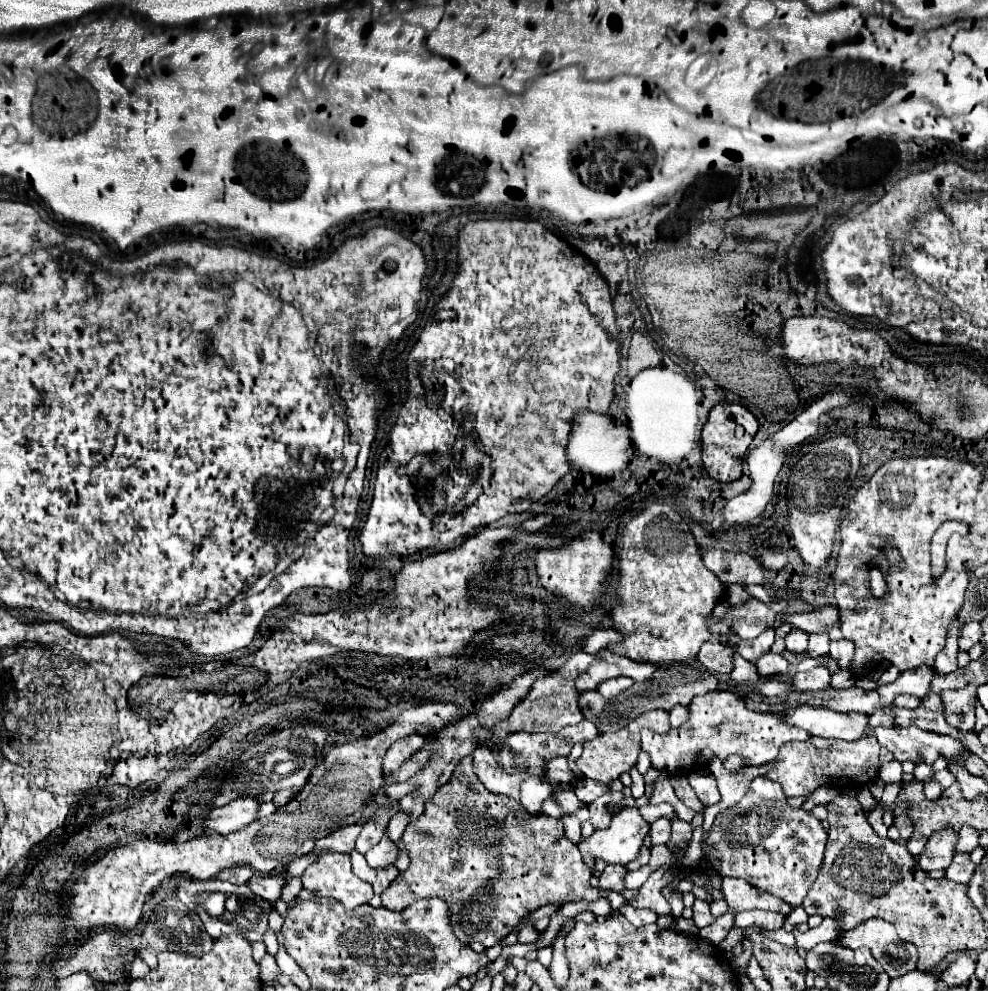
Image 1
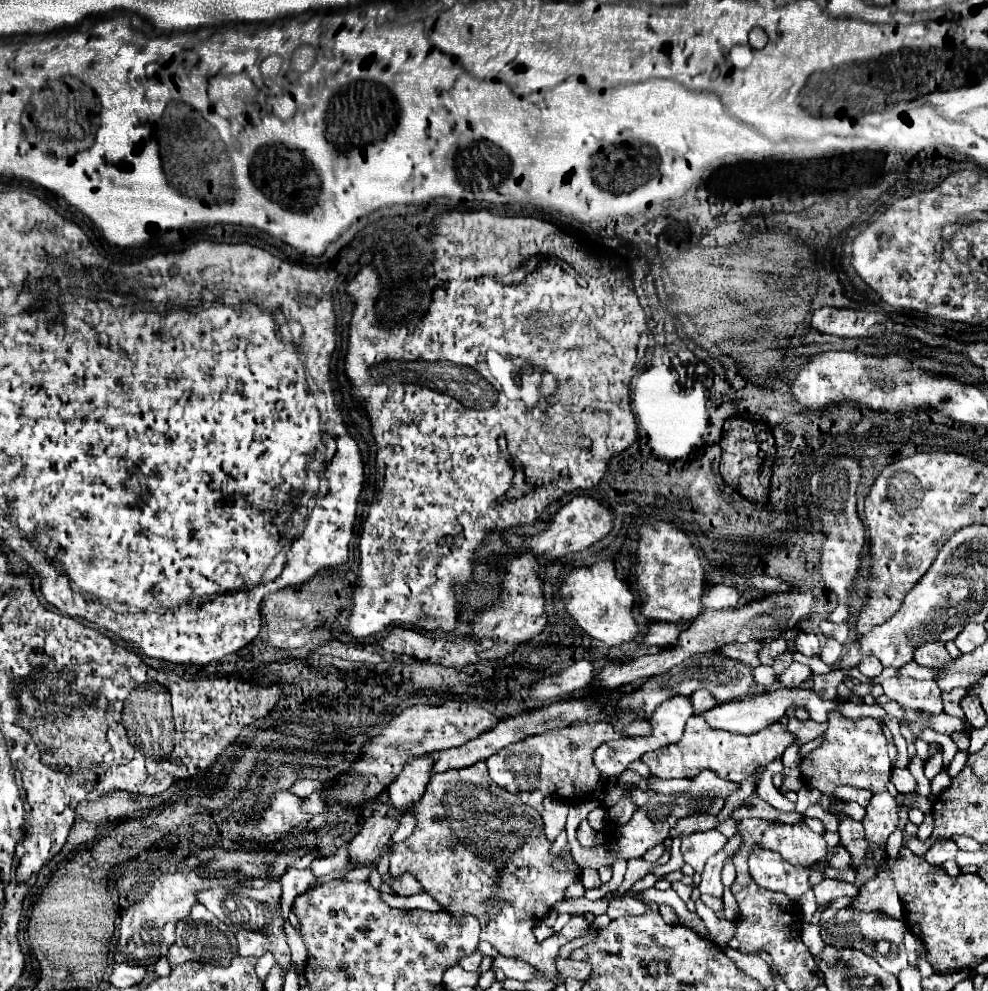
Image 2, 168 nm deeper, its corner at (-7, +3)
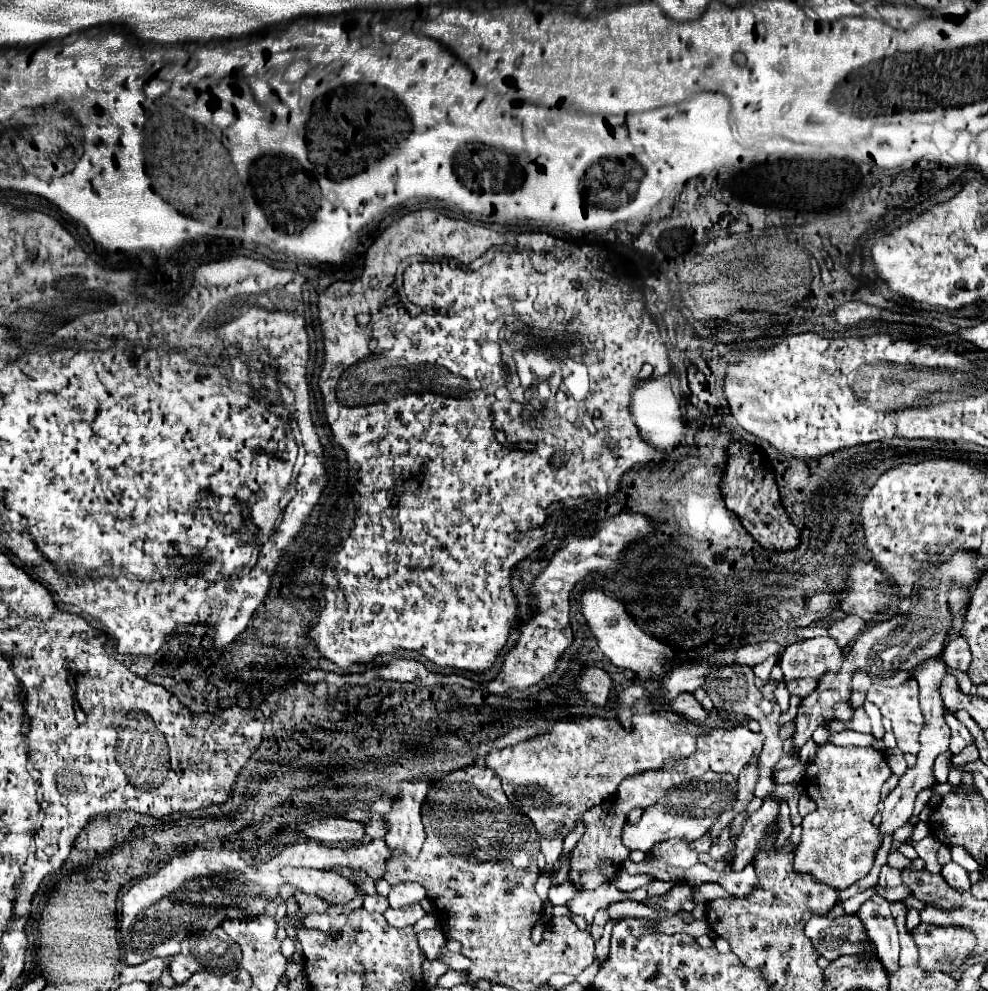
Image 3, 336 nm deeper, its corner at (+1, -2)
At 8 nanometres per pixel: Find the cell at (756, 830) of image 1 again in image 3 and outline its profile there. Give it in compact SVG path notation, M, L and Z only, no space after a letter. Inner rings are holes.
M871 895L857 911L857 917L863 921L869 939L877 949L877 959L887 969L887 973L895 973L899 969L899 929L891 915L889 903L879 897Z

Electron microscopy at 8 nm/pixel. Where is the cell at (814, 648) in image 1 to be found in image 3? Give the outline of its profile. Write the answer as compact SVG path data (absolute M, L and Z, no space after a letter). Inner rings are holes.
M845 615L843 619L837 619L829 625L829 635L837 641L837 645L843 649L847 647L857 635L859 631L863 629L865 621L861 617L855 617L855 615Z

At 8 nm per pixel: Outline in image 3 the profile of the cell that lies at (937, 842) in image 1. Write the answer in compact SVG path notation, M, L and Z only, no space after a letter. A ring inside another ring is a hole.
M947 863L943 869L941 869L941 875L945 877L945 881L955 887L957 891L967 891L971 887L969 883L969 877L967 877L967 871L963 867L959 867L957 863Z

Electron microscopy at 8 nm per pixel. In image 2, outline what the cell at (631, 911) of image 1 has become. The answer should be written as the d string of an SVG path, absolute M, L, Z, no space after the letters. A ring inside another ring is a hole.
M615 898L611 900L609 908L607 908L607 916L611 920L619 918L621 916L635 916L635 914L641 914L645 912L647 906L641 902L641 900L633 900L633 898Z

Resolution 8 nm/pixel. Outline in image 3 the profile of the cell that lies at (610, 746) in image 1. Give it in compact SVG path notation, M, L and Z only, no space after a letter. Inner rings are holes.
M681 693L677 695L669 705L667 705L669 711L673 711L675 715L687 719L687 721L699 721L703 723L707 719L707 711L703 711L703 707L695 701L695 697L691 693Z

